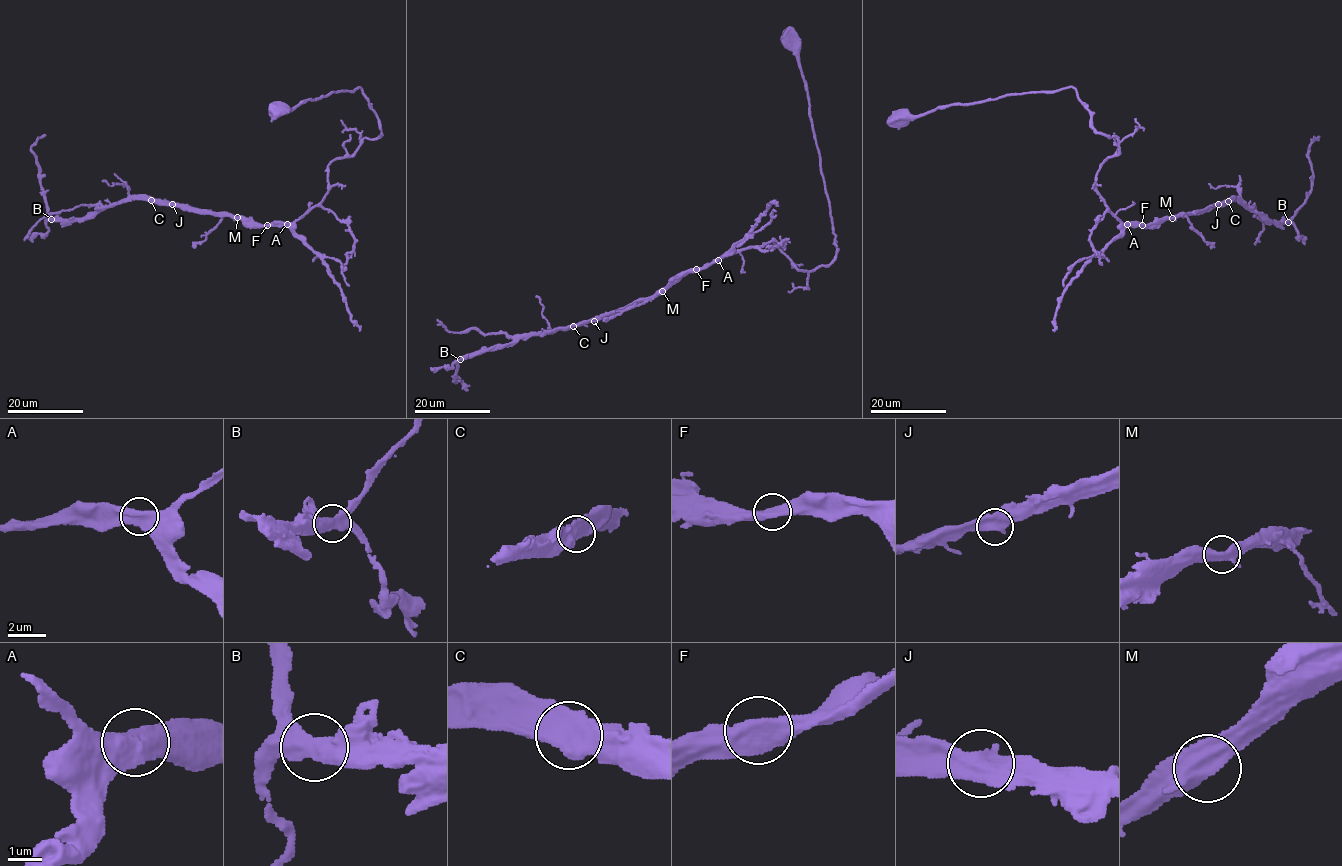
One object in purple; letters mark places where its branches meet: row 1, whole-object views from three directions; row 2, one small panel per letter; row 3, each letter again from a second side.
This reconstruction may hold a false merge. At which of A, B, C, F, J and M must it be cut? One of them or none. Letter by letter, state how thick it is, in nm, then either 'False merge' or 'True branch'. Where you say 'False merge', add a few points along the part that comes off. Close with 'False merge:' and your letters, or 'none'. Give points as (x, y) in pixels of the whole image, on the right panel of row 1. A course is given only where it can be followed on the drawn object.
A: Thickness 500 nm. True branch
B: Thickness 460 nm. True branch
C: Thickness 500 nm. True branch
F: Thickness 500 nm. True branch
J: Thickness 500 nm. True branch
M: Thickness 500 nm. True branch
False merge: none

